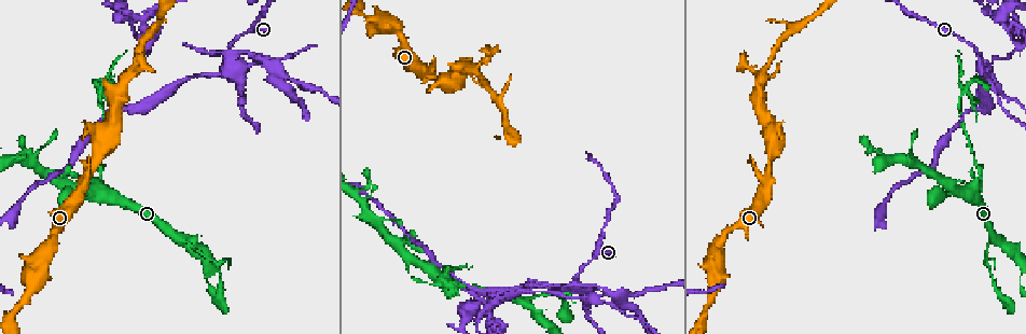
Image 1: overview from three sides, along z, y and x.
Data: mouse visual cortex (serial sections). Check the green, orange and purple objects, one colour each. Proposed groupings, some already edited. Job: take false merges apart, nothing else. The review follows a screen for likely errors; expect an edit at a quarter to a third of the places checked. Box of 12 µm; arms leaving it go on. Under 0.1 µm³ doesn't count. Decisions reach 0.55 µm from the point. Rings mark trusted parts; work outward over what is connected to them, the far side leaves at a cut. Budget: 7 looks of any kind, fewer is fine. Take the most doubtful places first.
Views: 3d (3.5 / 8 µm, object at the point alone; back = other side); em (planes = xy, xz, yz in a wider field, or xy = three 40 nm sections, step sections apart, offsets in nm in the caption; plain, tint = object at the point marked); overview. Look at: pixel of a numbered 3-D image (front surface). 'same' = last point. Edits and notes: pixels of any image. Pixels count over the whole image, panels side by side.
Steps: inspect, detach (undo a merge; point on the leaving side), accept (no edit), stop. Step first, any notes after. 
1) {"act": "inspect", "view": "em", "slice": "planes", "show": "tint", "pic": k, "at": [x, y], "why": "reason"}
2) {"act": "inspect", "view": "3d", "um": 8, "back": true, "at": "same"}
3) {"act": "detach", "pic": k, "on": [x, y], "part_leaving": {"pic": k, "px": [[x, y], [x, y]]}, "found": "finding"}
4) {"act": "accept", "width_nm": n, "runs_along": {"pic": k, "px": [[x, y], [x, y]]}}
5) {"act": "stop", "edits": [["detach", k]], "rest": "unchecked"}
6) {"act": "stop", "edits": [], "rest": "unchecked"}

{"act": "inspect", "view": "3d", "um": 8, "pic": 1, "at": [576, 288], "why": "four arms meet"}

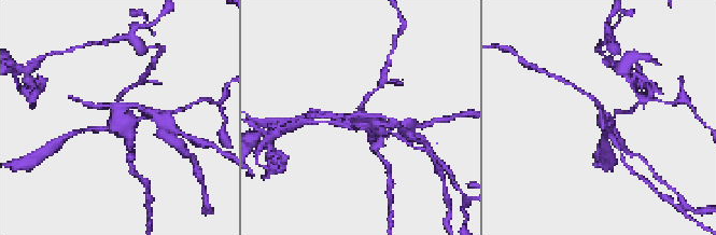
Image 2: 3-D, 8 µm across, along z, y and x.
{"act": "inspect", "view": "3d", "um": 3.5, "back": true, "pic": 2, "at": [120, 123], "why": "closer look"}

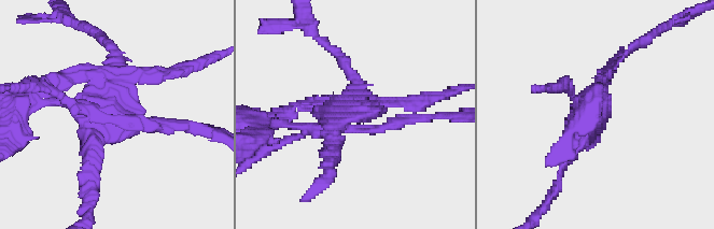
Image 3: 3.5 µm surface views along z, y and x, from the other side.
{"act": "inspect", "view": "em", "slice": "xy", "step": 2, "show": "tint", "pic": 3, "at": [354, 110], "why": "shape alone is not enough"}

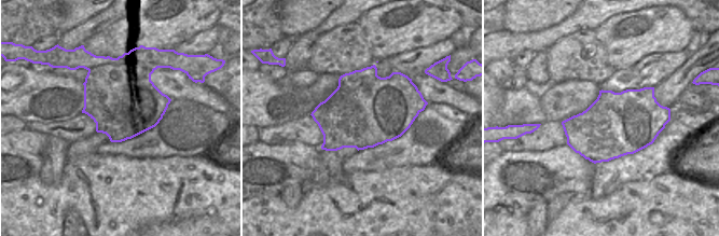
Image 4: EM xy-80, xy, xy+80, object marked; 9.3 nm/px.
{"act": "detach", "pic": 3, "on": [54, 97], "part_leaving": {"pic": 3, "px": [[606, 76], [587, 127]]}, "found": "two cells meet here"}

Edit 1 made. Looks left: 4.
{"act": "inspect", "view": "overview"}

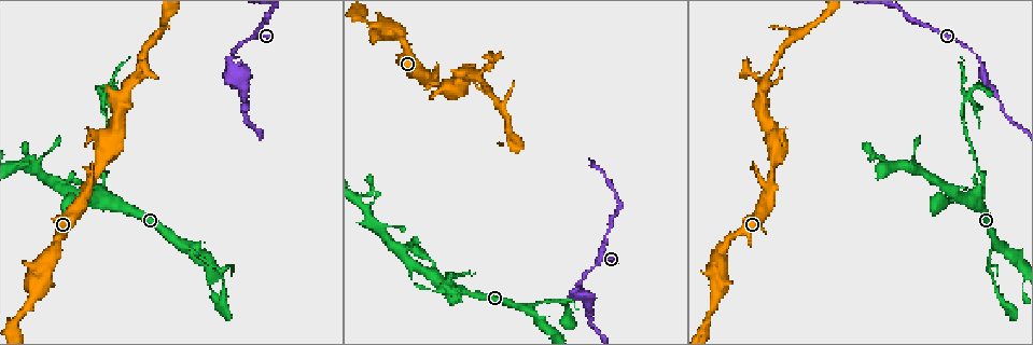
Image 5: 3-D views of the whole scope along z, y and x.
{"act": "inspect", "view": "3d", "um": 3.5, "pic": 5, "at": [974, 197], "why": "two arms in line, one across"}

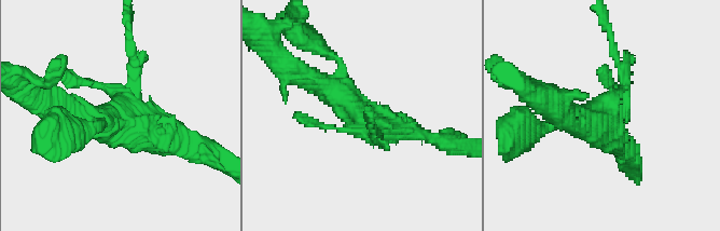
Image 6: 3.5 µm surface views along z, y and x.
{"act": "inspect", "view": "em", "slice": "xy", "step": 5, "show": "tint", "pic": 6, "at": [128, 122], "why": "shape alone is not enough"}

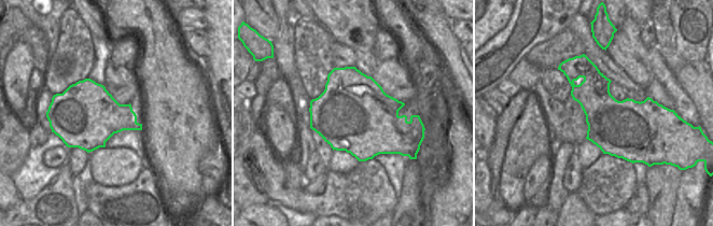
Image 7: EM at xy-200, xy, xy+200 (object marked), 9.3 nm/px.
{"act": "inspect", "view": "em", "slice": "xy", "step": 3, "show": "tint", "at": "same"}

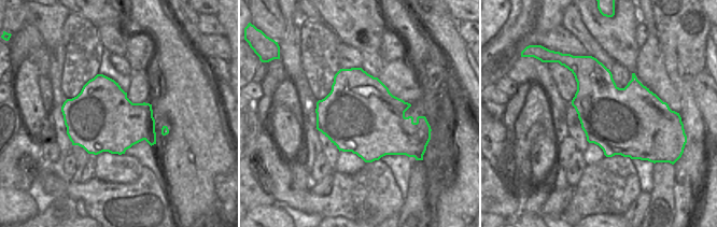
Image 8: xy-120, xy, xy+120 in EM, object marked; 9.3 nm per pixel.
{"act": "detach", "pic": 6, "on": [129, 50], "part_leaving": {"pic": 6, "px": [[135, 89], [128, 26]]}, "found": "two cells meet here"}

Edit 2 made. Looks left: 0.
{"act": "stop", "edits": [["detach", 3], ["detach", 6]], "rest": "unchecked"}

